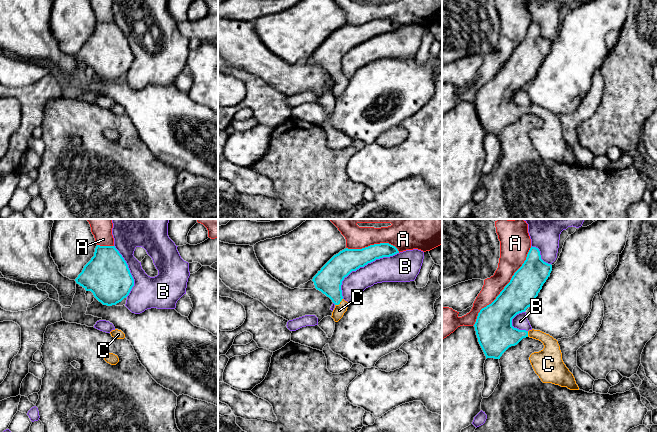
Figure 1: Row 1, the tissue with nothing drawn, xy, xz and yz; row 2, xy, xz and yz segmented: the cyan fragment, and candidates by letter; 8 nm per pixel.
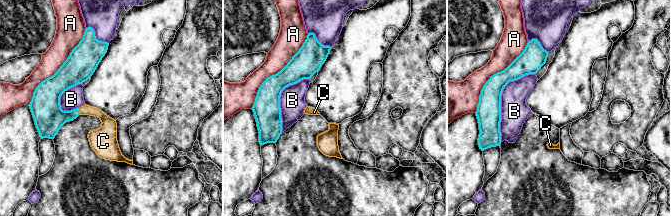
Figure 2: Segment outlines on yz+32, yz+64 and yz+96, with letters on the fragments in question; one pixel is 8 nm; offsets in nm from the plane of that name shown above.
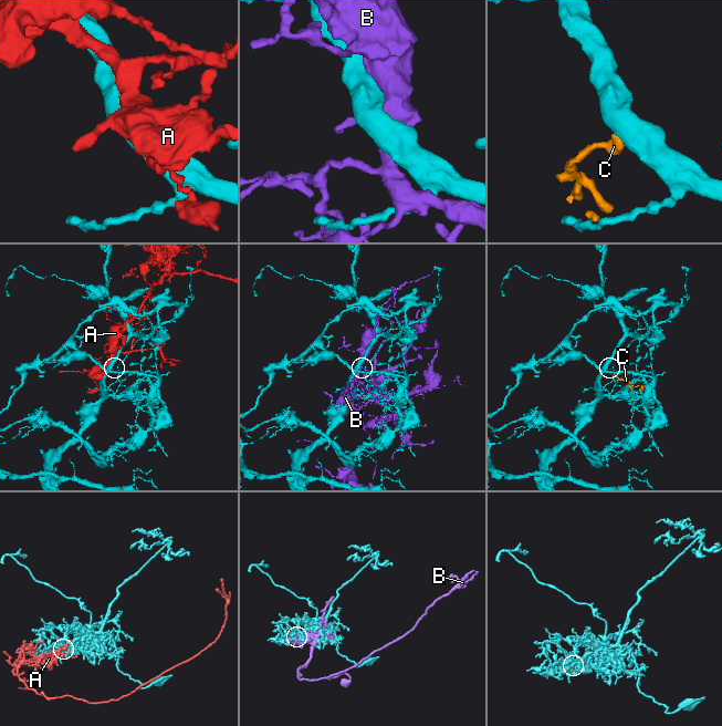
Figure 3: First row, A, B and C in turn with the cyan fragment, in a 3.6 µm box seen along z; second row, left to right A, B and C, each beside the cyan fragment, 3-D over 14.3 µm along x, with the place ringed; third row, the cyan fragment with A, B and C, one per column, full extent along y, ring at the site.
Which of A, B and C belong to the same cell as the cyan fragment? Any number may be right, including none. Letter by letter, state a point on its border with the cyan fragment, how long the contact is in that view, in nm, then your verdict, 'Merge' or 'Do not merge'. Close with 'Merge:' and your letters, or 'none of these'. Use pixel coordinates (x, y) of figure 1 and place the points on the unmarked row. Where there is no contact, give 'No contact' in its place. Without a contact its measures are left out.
A: Touches cyan at yz (504, 63). Shared border 800 nm. Do not merge
B: Touches cyan at xz (361, 42). Shared border 600 nm. Do not merge
C: Touches cyan at xz (339, 79). Shared border 90 nm. Merge
Merge: C

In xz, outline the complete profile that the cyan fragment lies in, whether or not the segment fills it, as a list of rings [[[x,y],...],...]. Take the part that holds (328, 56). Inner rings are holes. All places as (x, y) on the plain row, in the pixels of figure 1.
[[[389,19],[370,21],[362,25],[344,25],[334,31],[313,53],[315,64],[329,73],[335,80],[332,94],[338,98],[347,87],[349,79],[343,75],[341,61],[352,47],[383,33],[399,29]]]

